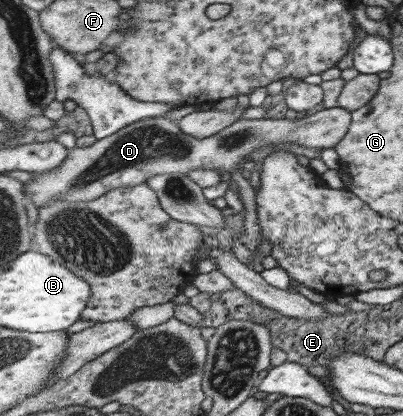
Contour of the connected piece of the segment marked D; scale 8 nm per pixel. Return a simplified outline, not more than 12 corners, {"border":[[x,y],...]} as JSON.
{"border":[[350,112],[242,119],[198,140],[137,121],[31,172],[38,209],[149,177],[231,169],[266,144],[333,148]]}

